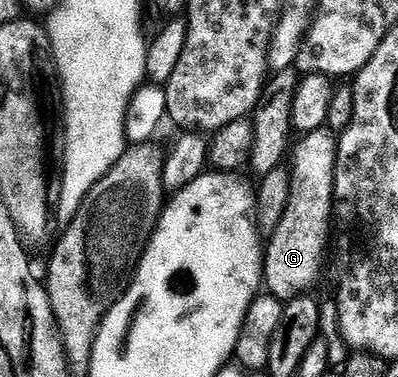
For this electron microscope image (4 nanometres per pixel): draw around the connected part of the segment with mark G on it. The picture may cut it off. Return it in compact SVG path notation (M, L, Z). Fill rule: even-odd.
M328 130L309 132L295 141L290 152L291 180L281 221L271 229L272 241L262 256L262 280L267 291L281 302L307 293L316 280L318 260L328 236L328 218L334 212L337 139Z

